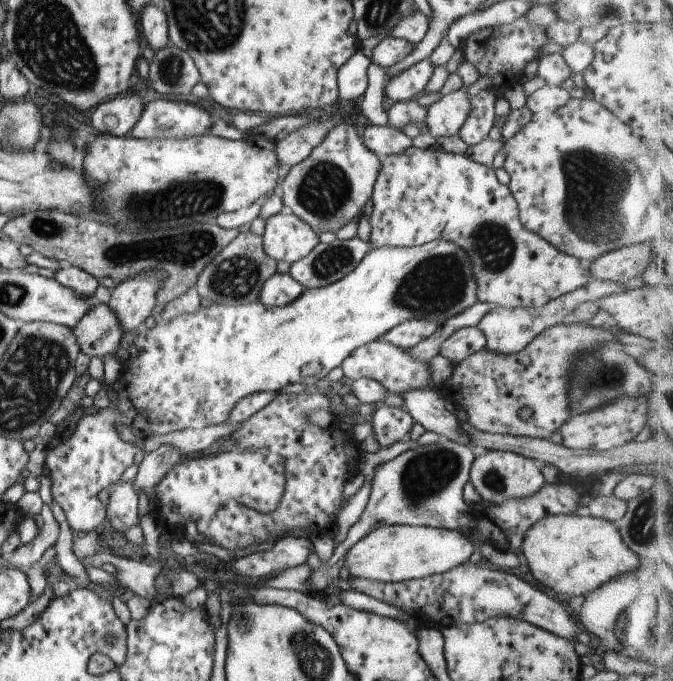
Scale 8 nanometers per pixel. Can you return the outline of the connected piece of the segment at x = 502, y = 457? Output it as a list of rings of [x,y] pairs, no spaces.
[[[485,450],[477,454],[470,470],[470,483],[482,497],[483,504],[502,504],[504,500],[520,500],[536,496],[546,480],[541,472],[541,465],[532,458],[526,458],[514,452]]]

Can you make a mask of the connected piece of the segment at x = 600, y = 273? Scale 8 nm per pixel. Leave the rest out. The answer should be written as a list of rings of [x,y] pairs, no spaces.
[[[641,243],[628,247],[618,247],[587,264],[593,279],[624,283],[644,272],[652,262],[652,244]]]

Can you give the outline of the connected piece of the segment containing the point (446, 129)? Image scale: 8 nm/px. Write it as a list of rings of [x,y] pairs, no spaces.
[[[462,88],[458,92],[442,96],[438,102],[428,107],[426,125],[435,139],[452,138],[460,134],[460,128],[464,126],[464,120],[472,108],[470,97]]]

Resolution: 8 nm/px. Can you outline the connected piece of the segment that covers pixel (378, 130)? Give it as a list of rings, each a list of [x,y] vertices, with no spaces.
[[[371,123],[361,131],[364,145],[381,156],[402,154],[412,147],[411,139],[390,124],[374,126]]]

